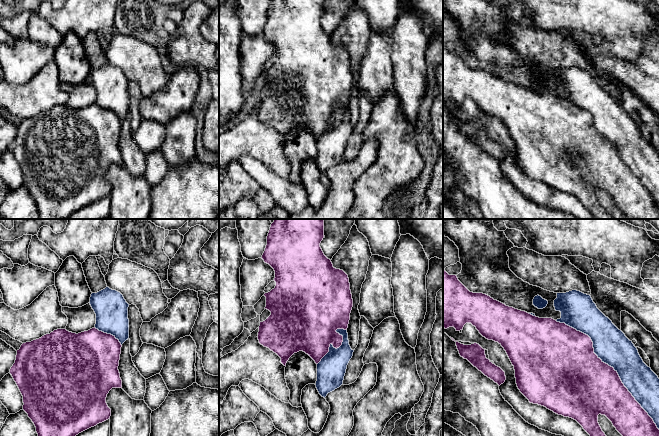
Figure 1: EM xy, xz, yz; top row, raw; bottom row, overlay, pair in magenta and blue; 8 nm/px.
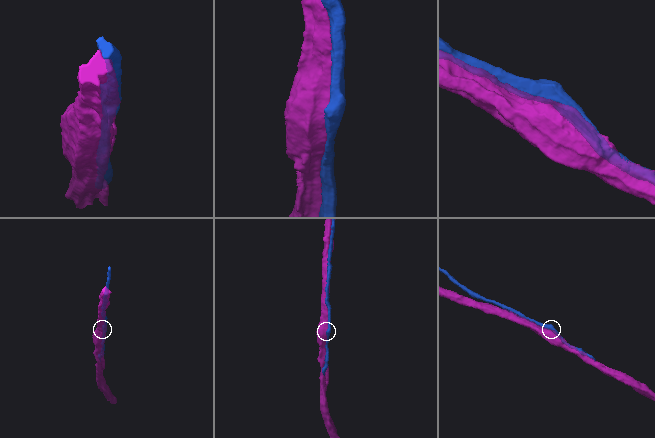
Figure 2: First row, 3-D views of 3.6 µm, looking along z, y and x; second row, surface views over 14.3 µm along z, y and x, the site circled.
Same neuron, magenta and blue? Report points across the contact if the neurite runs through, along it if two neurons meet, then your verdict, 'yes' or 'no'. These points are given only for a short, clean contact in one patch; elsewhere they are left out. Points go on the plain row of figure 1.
no

